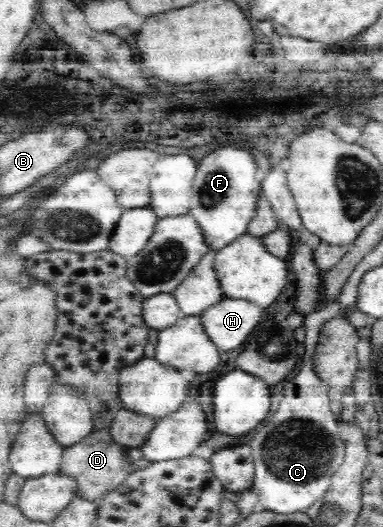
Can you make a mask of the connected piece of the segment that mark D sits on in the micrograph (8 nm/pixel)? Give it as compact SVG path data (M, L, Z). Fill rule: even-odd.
M107 429L95 430L76 444L64 448L59 472L77 480L77 497L97 502L107 492L117 489L132 472L133 459L127 454L128 451L129 448L112 439Z

